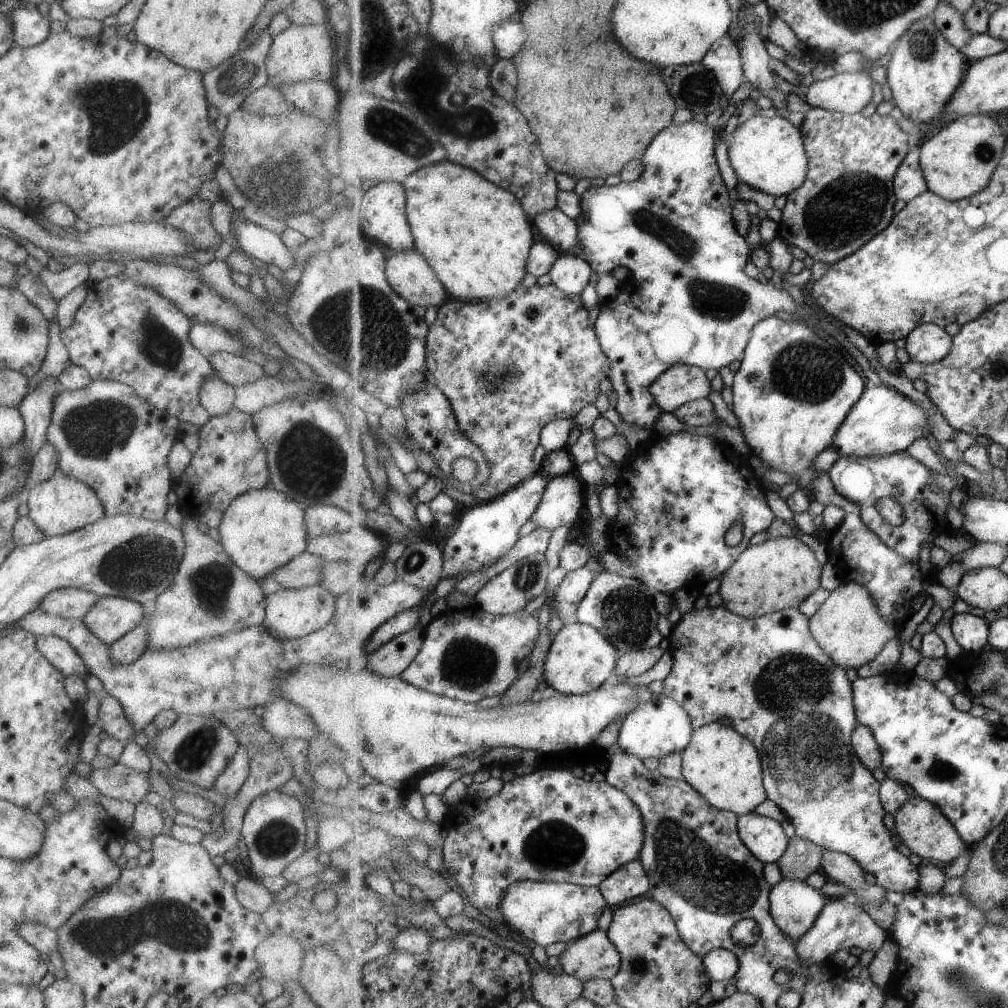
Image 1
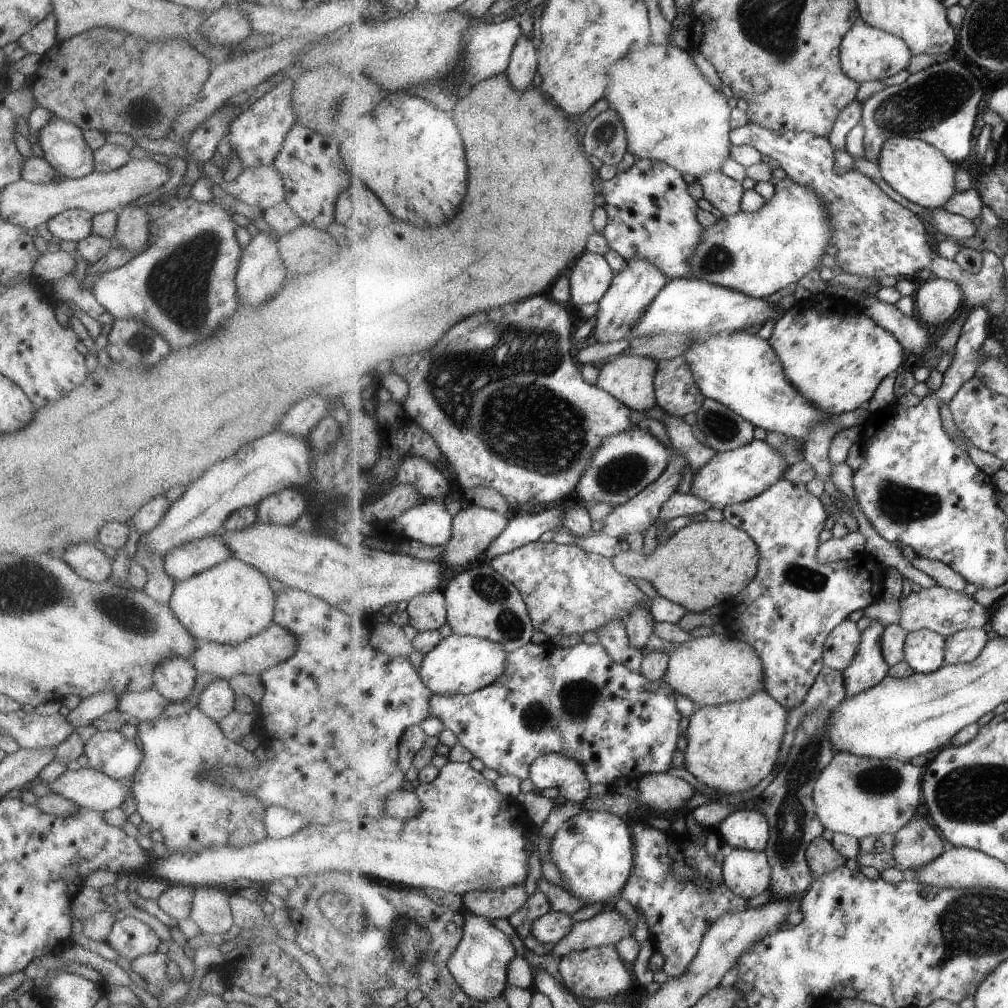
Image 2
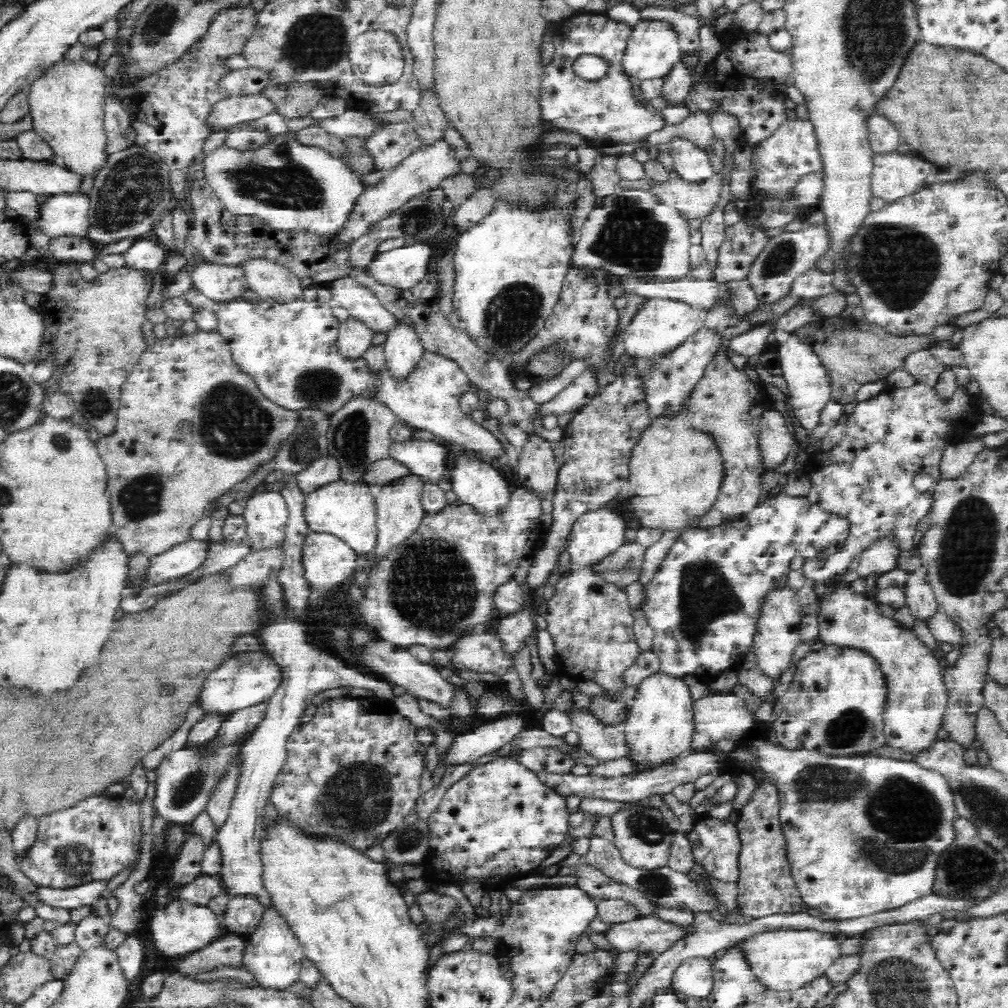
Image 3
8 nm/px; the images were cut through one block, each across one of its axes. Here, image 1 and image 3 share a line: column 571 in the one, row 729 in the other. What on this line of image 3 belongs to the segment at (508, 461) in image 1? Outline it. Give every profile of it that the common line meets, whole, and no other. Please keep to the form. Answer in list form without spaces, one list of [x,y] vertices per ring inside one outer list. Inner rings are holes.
[[[372,696],[370,699],[352,697],[326,699],[317,706],[316,714],[314,714],[314,718],[310,722],[300,724],[293,731],[293,734],[288,736],[286,758],[284,758],[284,764],[282,764],[282,768],[280,768],[280,772],[278,772],[271,789],[271,804],[273,804],[279,816],[285,816],[287,820],[295,822],[307,834],[315,834],[315,836],[321,836],[322,838],[326,838],[326,836],[328,838],[338,838],[340,842],[348,842],[356,850],[365,853],[368,848],[381,844],[382,840],[392,830],[403,826],[404,817],[408,816],[412,810],[417,810],[417,800],[421,795],[420,778],[424,774],[424,758],[426,758],[427,747],[417,739],[417,730],[418,728],[412,725],[408,718],[400,716],[385,699],[376,696]]]

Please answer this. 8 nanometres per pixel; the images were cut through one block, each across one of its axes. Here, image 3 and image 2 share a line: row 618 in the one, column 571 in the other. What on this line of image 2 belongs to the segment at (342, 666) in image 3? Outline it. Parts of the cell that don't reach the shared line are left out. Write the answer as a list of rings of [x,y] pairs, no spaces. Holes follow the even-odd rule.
[[[586,251],[568,274],[572,302],[577,308],[584,304],[598,304],[606,296],[616,276],[605,256]]]

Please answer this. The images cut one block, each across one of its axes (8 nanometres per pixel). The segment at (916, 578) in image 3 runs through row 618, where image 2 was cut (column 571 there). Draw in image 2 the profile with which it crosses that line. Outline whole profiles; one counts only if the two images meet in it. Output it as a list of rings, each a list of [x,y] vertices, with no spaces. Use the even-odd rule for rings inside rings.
[[[549,912],[533,924],[532,935],[543,945],[553,944],[555,946],[577,924],[577,921],[573,921],[572,915],[565,912]]]

